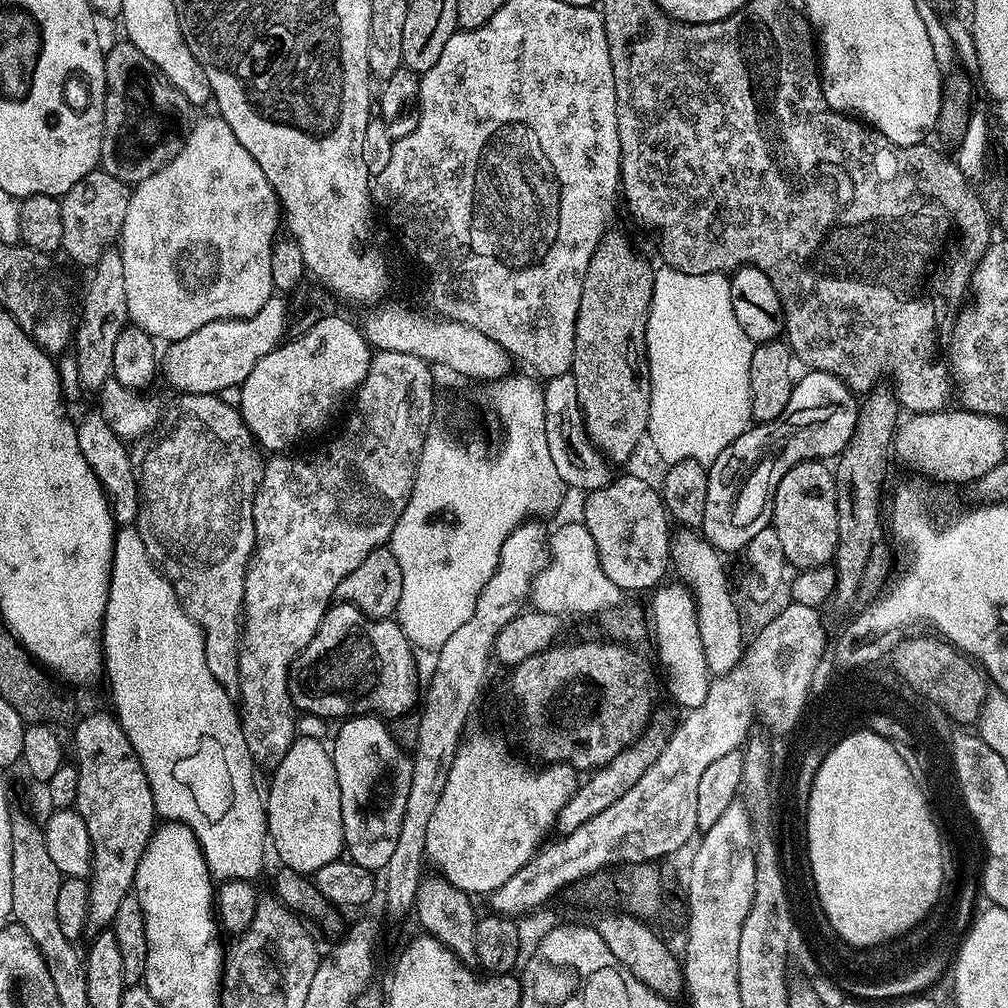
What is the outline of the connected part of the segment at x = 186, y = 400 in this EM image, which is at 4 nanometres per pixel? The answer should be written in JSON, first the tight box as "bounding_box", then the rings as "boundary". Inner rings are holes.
{"bounding_box":[130,394,265,690],"boundary":[[[180,394],[175,398],[177,400],[166,408],[158,424],[164,436],[137,439],[130,452],[138,496],[144,499],[134,527],[142,534],[142,542],[152,563],[172,584],[184,613],[204,631],[206,666],[210,666],[210,674],[214,674],[223,688],[232,690],[240,683],[238,658],[244,614],[244,579],[252,549],[256,547],[256,534],[251,523],[244,521],[243,524],[240,512],[251,514],[254,510],[256,487],[260,485],[265,461],[260,460],[261,449],[240,416],[239,407],[232,405],[231,408],[219,395]]]}

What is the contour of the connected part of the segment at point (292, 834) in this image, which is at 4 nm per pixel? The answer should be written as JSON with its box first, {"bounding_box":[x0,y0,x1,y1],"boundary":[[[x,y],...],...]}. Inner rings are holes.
{"bounding_box":[266,735,345,874],"boundary":[[[301,735],[299,738],[292,741],[290,750],[282,758],[282,762],[275,765],[272,776],[272,785],[269,786],[268,792],[266,788],[266,811],[268,813],[268,839],[270,841],[270,848],[276,851],[276,856],[281,865],[286,868],[293,868],[294,870],[303,874],[315,874],[315,872],[322,866],[326,866],[330,862],[341,859],[342,853],[345,851],[344,836],[343,836],[343,820],[342,820],[342,802],[340,801],[338,774],[335,773],[335,763],[332,761],[331,751],[325,746],[323,739],[311,736]]]}

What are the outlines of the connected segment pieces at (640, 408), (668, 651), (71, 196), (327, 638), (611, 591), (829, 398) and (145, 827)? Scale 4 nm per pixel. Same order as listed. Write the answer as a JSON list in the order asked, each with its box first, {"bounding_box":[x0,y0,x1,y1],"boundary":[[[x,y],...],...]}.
[{"bounding_box":[571,230,654,465],"boundary":[[[615,230],[604,235],[582,282],[571,373],[588,437],[613,465],[626,463],[648,430],[650,382],[644,347],[653,290],[654,268],[636,256],[631,242]]]},{"bounding_box":[650,582,712,710],"boundary":[[[674,582],[668,586],[657,587],[652,593],[650,610],[650,628],[654,630],[656,640],[656,652],[658,660],[662,664],[660,678],[672,696],[673,700],[684,710],[697,708],[706,700],[712,678],[708,671],[702,642],[698,632],[697,612],[694,597],[688,600],[680,600],[680,592],[689,592],[689,589],[680,582]]]},{"bounding_box":[59,170,129,266],"boundary":[[[103,170],[86,174],[86,178],[74,182],[74,186],[70,186],[70,190],[59,197],[62,210],[62,252],[76,264],[95,266],[98,258],[102,258],[105,250],[120,235],[129,195],[129,185]]]},{"bounding_box":[308,602,418,718],"boundary":[[[336,602],[329,607],[324,613],[322,622],[318,626],[318,638],[310,638],[308,645],[312,648],[312,656],[318,654],[320,650],[326,650],[330,646],[334,646],[346,632],[350,626],[354,626],[356,622],[362,622],[364,626],[372,628],[372,638],[376,640],[376,654],[378,658],[378,668],[382,666],[382,680],[378,680],[378,684],[368,684],[362,690],[372,692],[372,698],[364,700],[364,706],[374,706],[374,714],[381,718],[395,718],[411,713],[418,704],[418,694],[416,698],[416,660],[414,649],[408,643],[406,634],[400,629],[399,623],[395,619],[385,618],[382,620],[374,620],[371,616],[365,616],[363,612],[359,612],[353,604],[345,604]]]},{"bounding_box":[530,522,621,616],"boundary":[[[583,522],[553,527],[548,537],[548,551],[548,563],[532,579],[530,604],[535,611],[553,612],[559,616],[564,612],[604,614],[621,603],[621,590],[606,578],[606,570],[602,570],[602,564],[598,562],[594,538],[590,538],[590,530],[586,530]]]},{"bounding_box":[778,370,860,458],"boundary":[[[811,370],[792,385],[790,402],[786,410],[778,414],[778,434],[784,438],[786,447],[793,449],[800,458],[839,457],[850,442],[852,431],[856,429],[860,404],[857,393],[853,392],[843,380],[825,372]]]},{"bounding_box":[74,712,158,934],"boundary":[[[92,712],[89,716],[81,715],[75,721],[76,757],[74,763],[78,770],[78,786],[75,810],[86,822],[86,834],[90,836],[92,851],[92,870],[86,879],[88,882],[88,925],[87,931],[95,934],[105,931],[111,925],[114,914],[118,914],[118,906],[122,906],[122,898],[133,891],[132,883],[138,868],[138,862],[144,853],[144,847],[152,836],[158,822],[158,813],[154,794],[150,790],[150,782],[146,782],[146,774],[142,770],[142,762],[138,754],[134,754],[134,746],[130,746],[130,738],[116,721],[115,715],[108,712]]]}]

